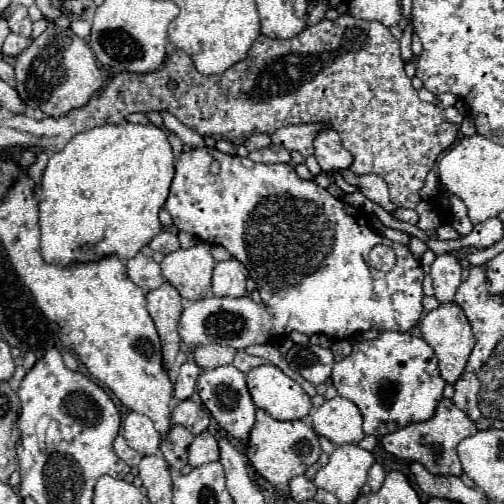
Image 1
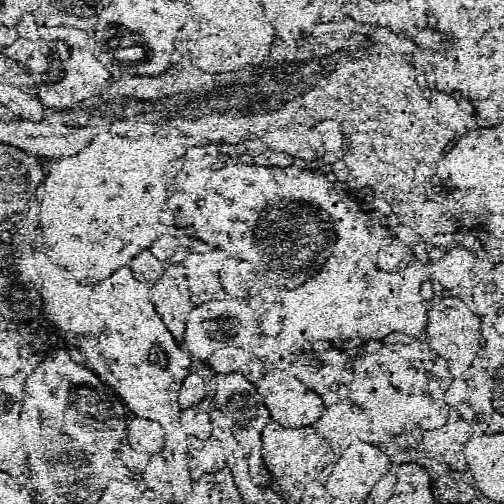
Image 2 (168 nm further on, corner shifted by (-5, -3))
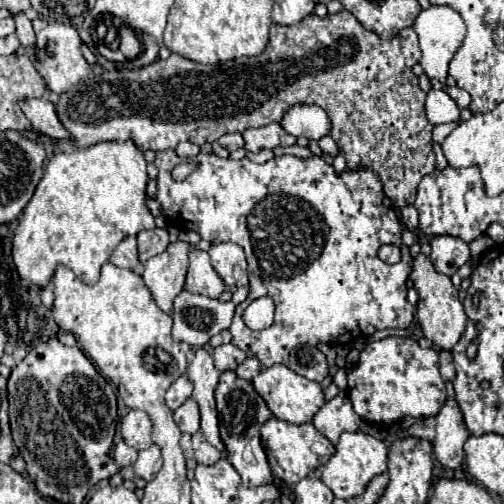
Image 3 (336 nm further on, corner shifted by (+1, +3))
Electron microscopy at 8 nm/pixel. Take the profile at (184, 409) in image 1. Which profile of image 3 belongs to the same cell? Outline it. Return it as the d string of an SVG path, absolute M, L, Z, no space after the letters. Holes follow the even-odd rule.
M187 399L177 411L175 411L175 423L183 433L197 433L199 431L199 409L193 399Z

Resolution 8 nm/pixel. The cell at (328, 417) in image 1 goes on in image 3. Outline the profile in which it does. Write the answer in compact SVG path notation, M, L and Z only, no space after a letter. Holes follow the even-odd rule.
M339 391L337 397L325 401L323 407L313 417L315 429L325 435L331 443L337 443L343 431L357 431L361 425L361 417L351 407L347 391Z

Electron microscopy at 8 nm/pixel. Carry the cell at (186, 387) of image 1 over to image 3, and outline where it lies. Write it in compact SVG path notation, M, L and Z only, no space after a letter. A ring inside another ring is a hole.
M181 375L169 389L167 389L167 395L165 395L165 401L167 401L167 407L169 409L177 409L179 405L183 405L193 393L193 383L189 381L187 375Z

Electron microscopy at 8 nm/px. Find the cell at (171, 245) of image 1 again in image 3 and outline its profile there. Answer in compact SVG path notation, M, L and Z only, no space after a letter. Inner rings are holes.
M151 229L151 231L143 231L137 235L137 245L139 245L139 259L141 263L145 263L147 259L163 253L169 245L169 233L167 229Z

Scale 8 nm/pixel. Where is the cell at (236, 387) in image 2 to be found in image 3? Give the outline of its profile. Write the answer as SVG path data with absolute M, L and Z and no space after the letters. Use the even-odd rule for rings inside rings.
M235 371L221 373L219 385L215 389L215 401L217 411L221 417L221 439L227 447L227 461L237 469L237 473L243 479L245 487L259 487L273 481L271 469L265 457L265 451L261 449L261 425L271 417L269 407L265 405L263 397L253 389L253 385L245 379L239 379Z

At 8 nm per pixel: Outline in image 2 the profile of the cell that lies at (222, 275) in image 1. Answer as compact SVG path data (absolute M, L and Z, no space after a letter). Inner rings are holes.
M227 257L221 261L219 281L221 281L221 287L227 293L227 297L241 299L241 297L247 297L247 291L255 283L255 271L249 263Z

